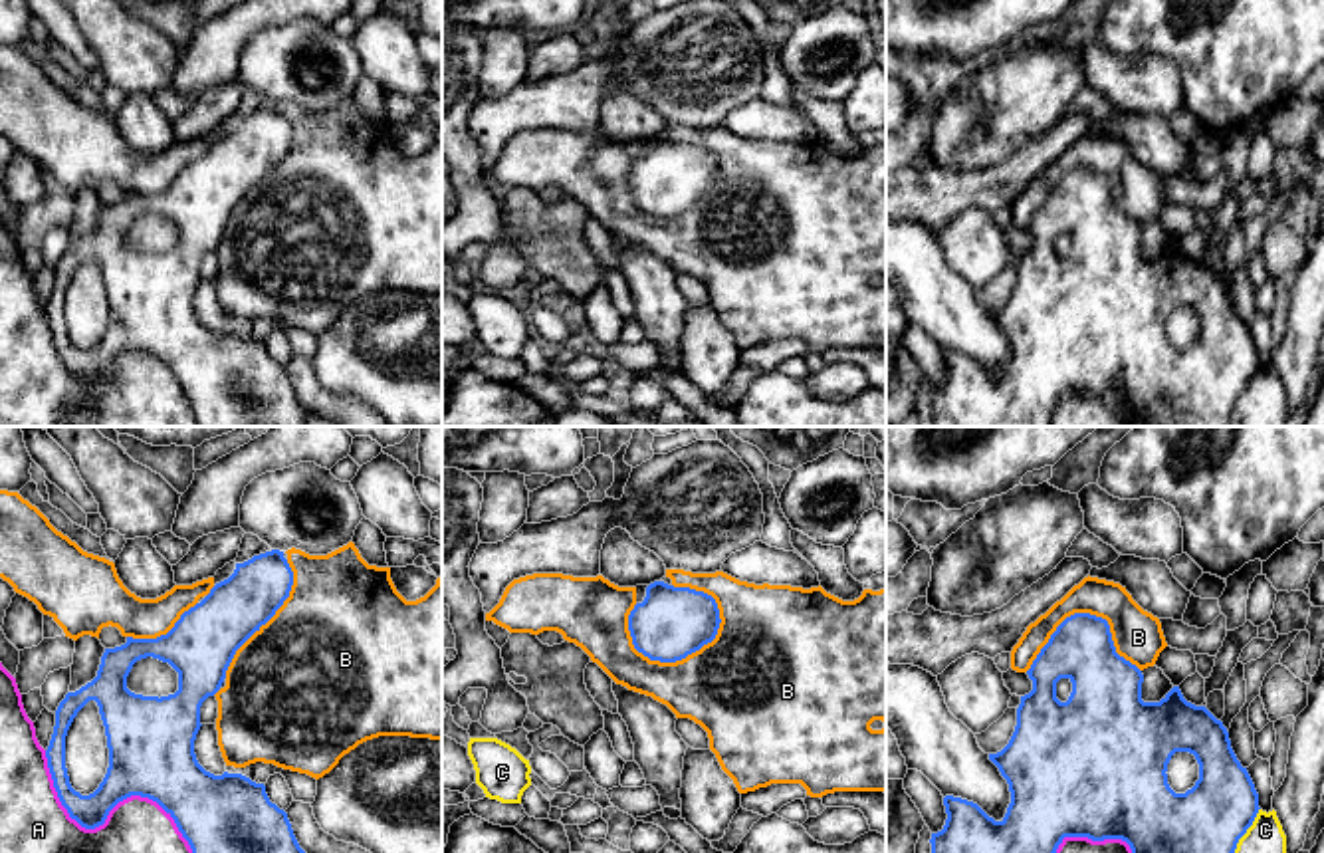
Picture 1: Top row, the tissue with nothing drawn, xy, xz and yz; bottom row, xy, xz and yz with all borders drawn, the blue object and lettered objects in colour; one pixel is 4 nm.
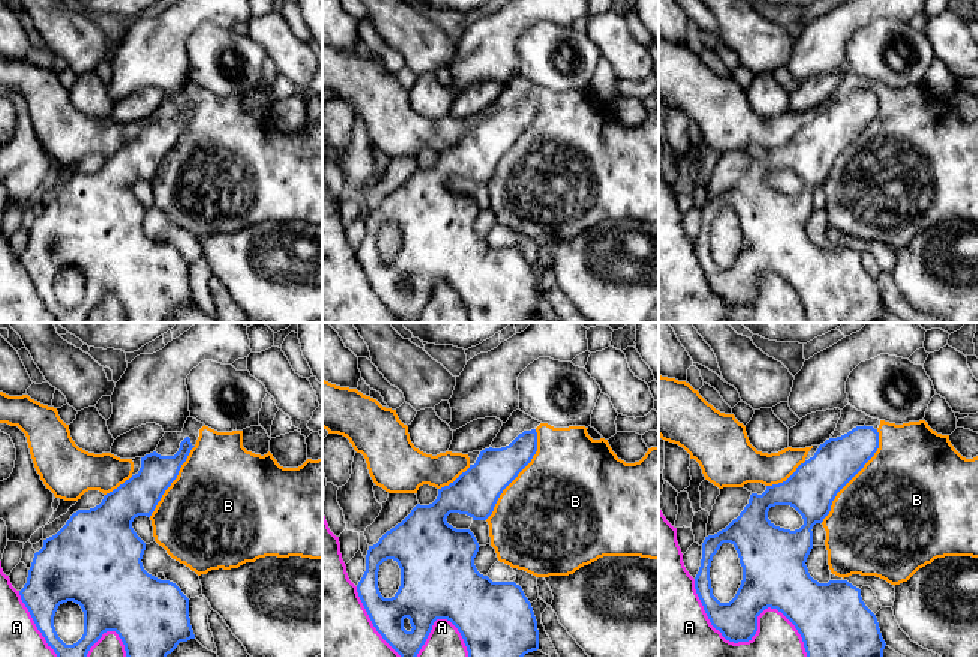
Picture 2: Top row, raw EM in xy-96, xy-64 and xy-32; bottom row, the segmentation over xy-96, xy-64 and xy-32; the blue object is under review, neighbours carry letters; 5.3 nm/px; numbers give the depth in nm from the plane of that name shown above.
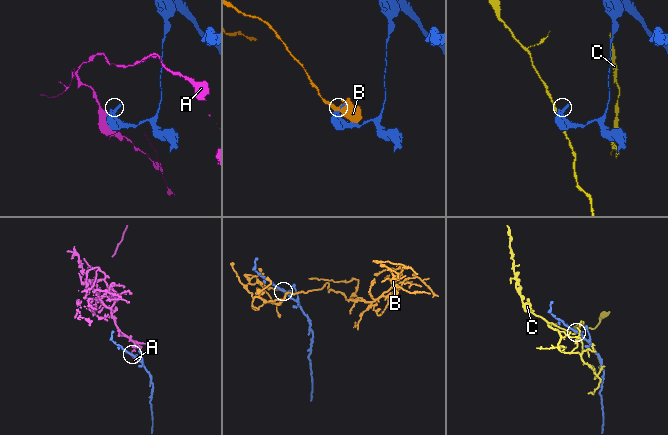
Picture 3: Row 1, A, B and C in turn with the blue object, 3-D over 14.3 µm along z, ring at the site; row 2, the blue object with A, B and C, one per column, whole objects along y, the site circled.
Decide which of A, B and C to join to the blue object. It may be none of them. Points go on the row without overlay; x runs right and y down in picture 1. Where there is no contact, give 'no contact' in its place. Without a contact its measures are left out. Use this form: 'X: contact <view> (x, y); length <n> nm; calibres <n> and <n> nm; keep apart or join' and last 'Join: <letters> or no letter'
A: contact xy (111, 364); length 800 nm; calibres 320 and 440 nm; keep apart
B: contact xz (666, 217); length 400 nm; calibres 300 and 360 nm; keep apart
C: contact yz (1239, 393); length 280 nm; calibres 420 and 220 nm; keep apart
Join: no letter

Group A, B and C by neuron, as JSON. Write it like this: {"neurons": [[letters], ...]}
{"neurons": [["A"], ["B"], ["C"]]}

